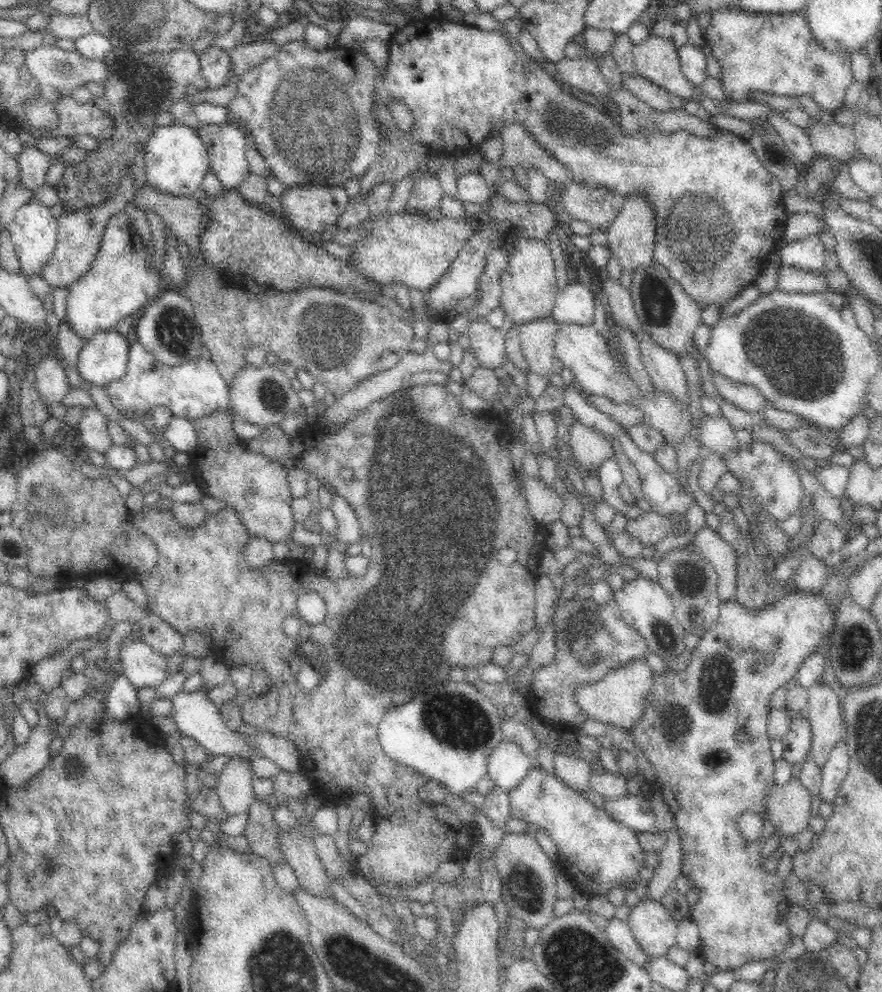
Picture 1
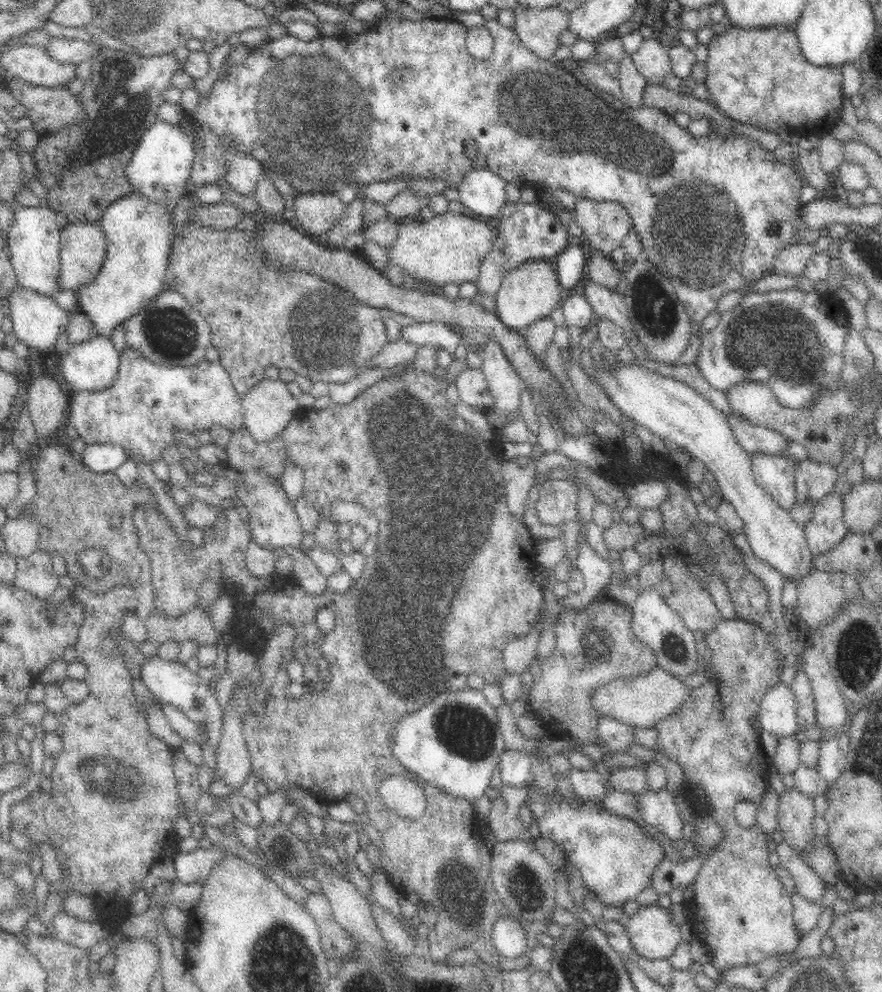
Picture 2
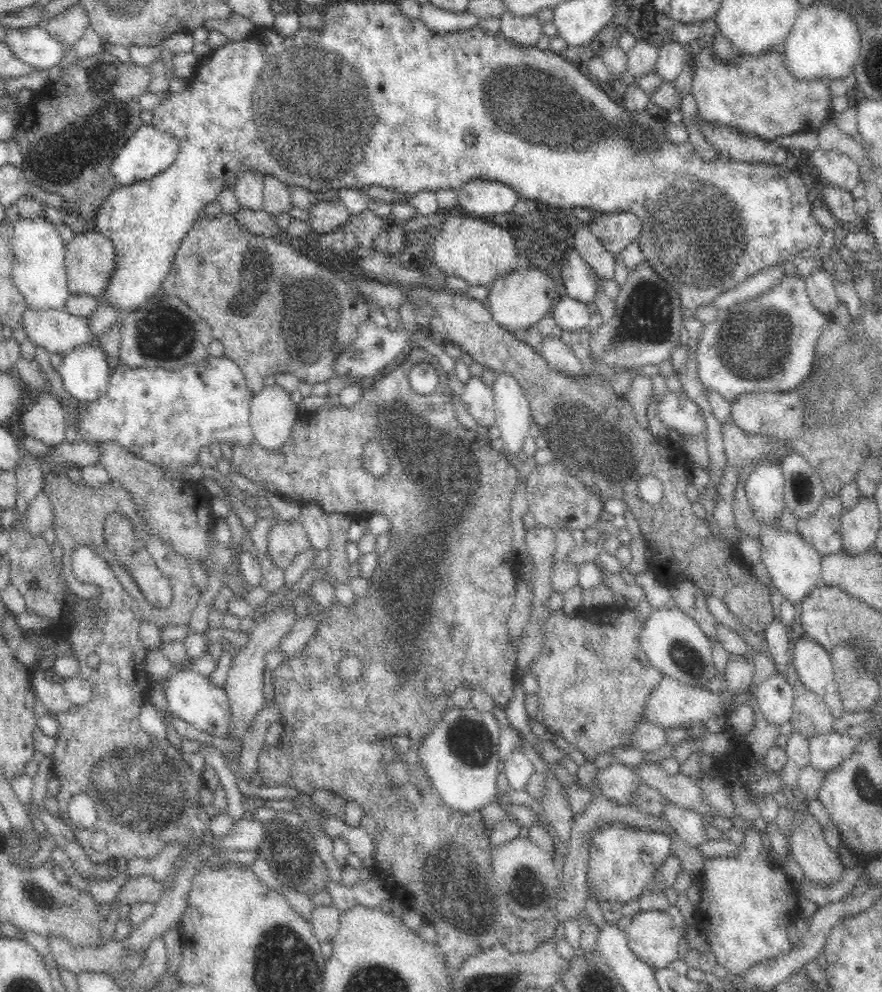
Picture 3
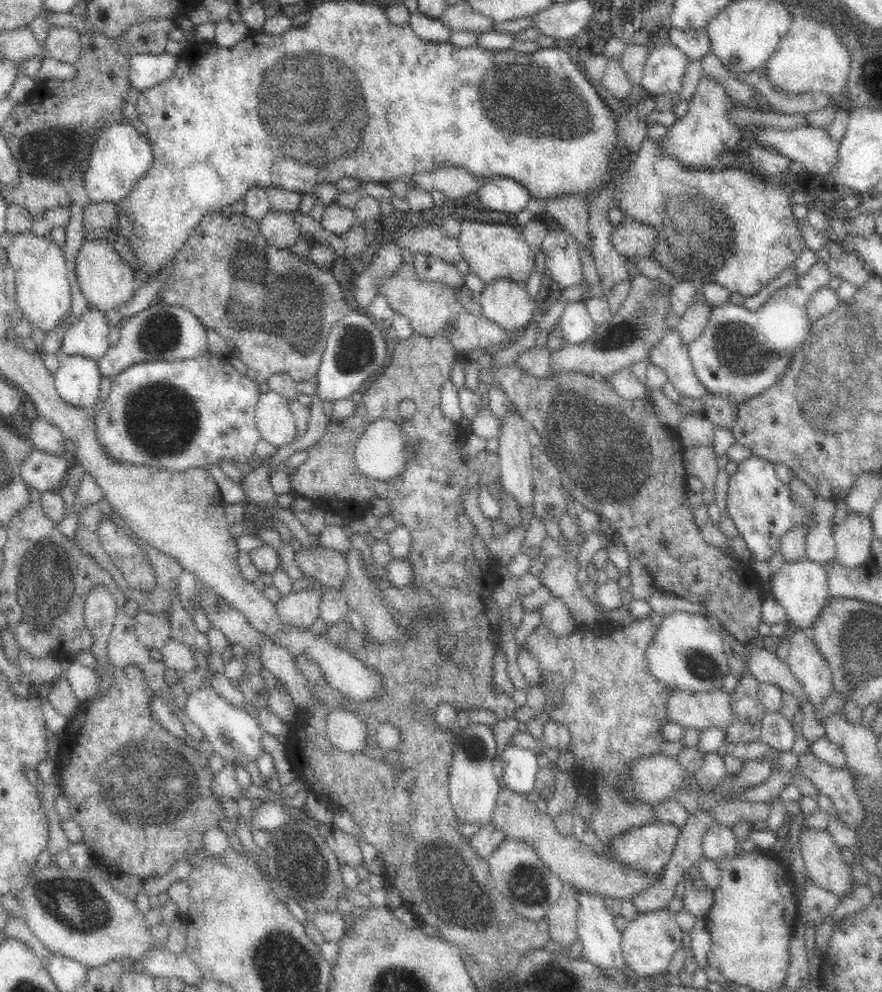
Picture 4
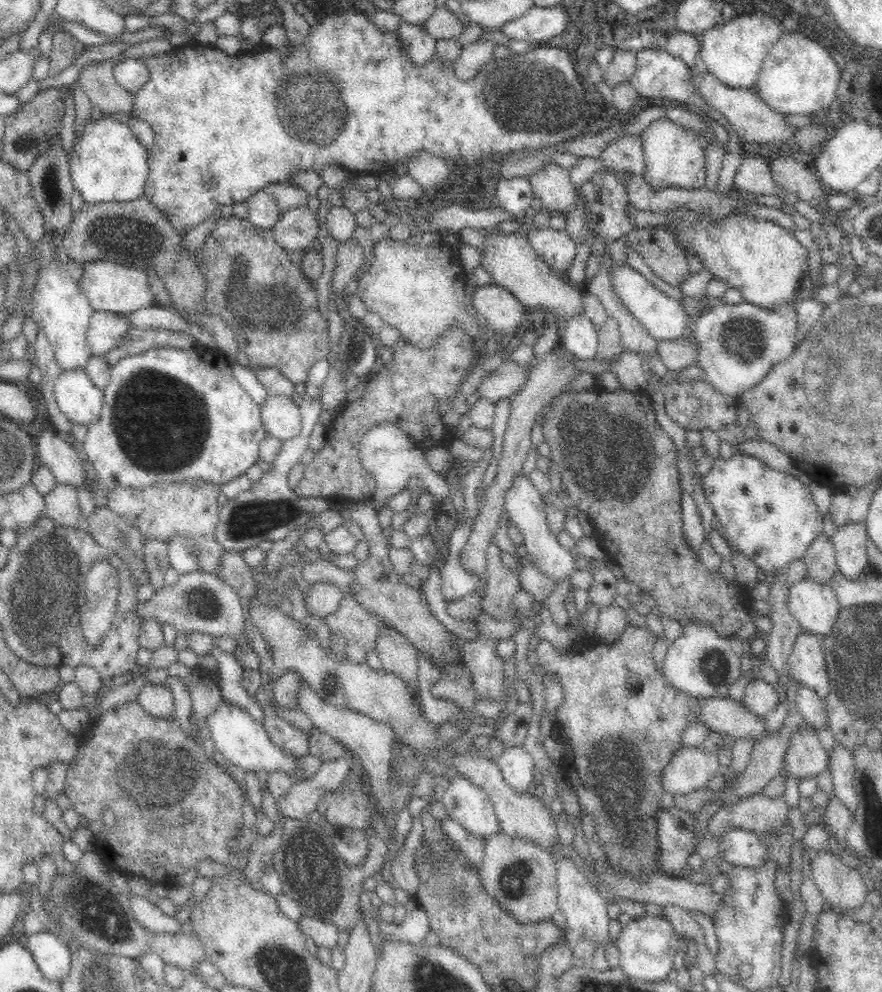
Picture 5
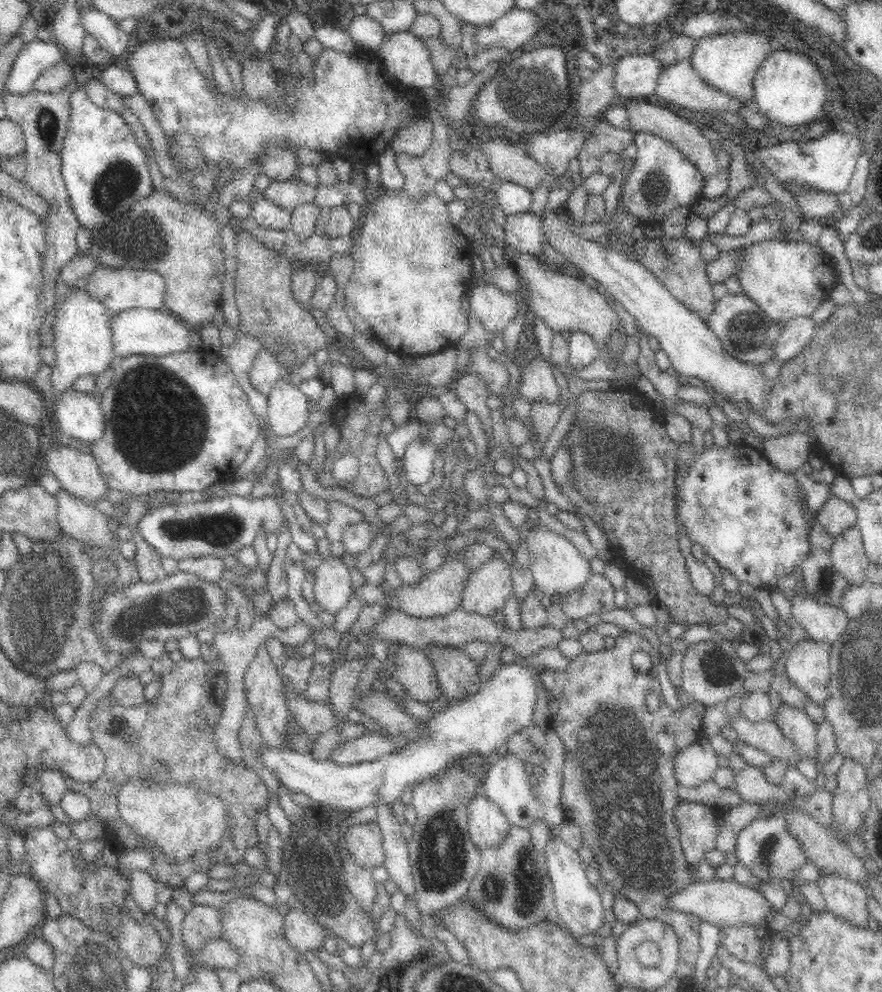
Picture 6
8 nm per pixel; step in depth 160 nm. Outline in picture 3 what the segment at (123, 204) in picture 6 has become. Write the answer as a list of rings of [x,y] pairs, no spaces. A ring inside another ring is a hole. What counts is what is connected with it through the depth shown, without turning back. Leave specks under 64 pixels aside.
[[[142,125],[139,130],[136,130],[136,134],[126,142],[126,146],[116,153],[109,171],[115,178],[115,183],[120,187],[147,181],[171,167],[180,149],[178,139],[170,133],[162,132],[153,125]]]

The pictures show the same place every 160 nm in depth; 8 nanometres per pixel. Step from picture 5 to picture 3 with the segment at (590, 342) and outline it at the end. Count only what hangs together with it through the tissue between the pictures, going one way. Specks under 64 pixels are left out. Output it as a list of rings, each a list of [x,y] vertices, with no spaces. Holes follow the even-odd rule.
[[[563,294],[560,295],[559,301],[552,314],[555,324],[564,332],[586,329],[593,313],[592,308]]]

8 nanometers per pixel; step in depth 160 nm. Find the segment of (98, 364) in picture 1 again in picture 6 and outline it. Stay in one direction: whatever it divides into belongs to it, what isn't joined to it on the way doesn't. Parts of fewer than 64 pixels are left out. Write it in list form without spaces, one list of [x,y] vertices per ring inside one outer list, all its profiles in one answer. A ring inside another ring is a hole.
[[[73,386],[64,388],[60,392],[60,396],[58,396],[54,407],[55,415],[63,432],[68,434],[70,438],[94,444],[104,434],[105,428],[103,410],[99,401],[98,397],[90,392],[76,390]]]

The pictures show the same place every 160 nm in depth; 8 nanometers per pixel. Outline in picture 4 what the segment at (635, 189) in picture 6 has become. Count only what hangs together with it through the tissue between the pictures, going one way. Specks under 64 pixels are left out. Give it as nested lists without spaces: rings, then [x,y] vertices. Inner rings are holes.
[[[704,75],[693,94],[693,99],[689,104],[689,109],[687,110],[686,115],[669,127],[668,138],[658,142],[658,145],[660,145],[660,149],[662,149],[664,153],[668,153],[670,157],[676,158],[682,164],[687,164],[687,166],[691,166],[692,168],[715,168],[717,167],[716,160],[719,153],[734,152],[738,149],[739,142],[743,137],[747,139],[750,138],[748,134],[748,126],[740,128],[736,122],[731,120],[730,115],[733,110],[743,107],[749,109],[752,108],[764,113],[771,111],[775,112],[767,102],[766,105],[768,105],[768,108],[763,106],[763,102],[755,102],[755,100],[750,100],[750,102],[737,102],[737,100],[733,100],[728,92],[726,92],[726,89],[720,82],[718,82],[718,80]]]

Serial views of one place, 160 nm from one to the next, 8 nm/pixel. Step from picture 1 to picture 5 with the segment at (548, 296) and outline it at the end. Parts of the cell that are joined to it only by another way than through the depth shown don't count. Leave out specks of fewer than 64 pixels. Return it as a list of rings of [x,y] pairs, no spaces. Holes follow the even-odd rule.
[[[490,283],[478,287],[473,295],[477,316],[491,332],[501,333],[506,339],[517,331],[526,308],[507,288]]]

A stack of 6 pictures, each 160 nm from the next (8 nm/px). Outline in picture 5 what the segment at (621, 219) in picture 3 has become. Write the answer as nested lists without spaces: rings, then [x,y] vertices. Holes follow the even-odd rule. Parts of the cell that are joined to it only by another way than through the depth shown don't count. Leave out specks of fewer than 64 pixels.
[[[648,225],[630,230],[625,236],[625,246],[637,252],[654,274],[672,286],[690,276],[688,258],[674,235],[664,226]]]

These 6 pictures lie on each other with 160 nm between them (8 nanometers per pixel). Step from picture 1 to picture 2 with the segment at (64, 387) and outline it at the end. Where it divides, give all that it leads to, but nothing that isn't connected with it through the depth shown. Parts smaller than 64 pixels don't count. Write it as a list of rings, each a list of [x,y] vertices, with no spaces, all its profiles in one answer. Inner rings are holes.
[[[42,373],[27,390],[26,402],[38,438],[53,436],[68,413],[68,394],[56,377]]]

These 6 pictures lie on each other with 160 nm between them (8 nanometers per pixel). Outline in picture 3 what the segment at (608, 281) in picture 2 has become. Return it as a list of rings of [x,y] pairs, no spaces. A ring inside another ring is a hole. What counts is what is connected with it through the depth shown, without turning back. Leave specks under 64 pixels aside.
[[[580,223],[576,232],[568,235],[578,255],[586,261],[599,280],[614,280],[614,257],[592,234],[587,223]]]

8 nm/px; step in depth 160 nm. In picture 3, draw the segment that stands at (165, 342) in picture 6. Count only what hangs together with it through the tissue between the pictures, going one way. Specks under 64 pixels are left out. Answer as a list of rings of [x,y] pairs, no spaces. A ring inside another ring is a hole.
[[[26,306],[21,326],[26,333],[26,339],[30,340],[35,348],[43,348],[49,354],[65,354],[74,346],[96,341],[88,333],[86,317],[69,314],[64,309],[36,310]]]

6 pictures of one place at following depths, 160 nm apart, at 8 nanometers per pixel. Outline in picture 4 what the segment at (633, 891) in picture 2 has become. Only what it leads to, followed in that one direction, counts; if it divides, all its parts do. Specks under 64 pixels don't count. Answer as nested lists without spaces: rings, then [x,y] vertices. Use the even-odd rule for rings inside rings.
[[[650,823],[641,827],[630,829],[618,836],[614,836],[608,844],[605,845],[605,852],[622,867],[636,871],[644,877],[660,876],[663,871],[664,864],[670,860],[672,850],[676,846],[679,836],[678,827],[666,823]]]

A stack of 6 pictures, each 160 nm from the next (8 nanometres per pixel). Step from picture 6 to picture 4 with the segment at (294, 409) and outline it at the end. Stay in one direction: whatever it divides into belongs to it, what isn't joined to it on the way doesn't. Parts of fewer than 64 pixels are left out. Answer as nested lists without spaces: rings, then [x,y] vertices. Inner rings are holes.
[[[268,389],[256,403],[255,423],[260,438],[276,448],[294,440],[296,425],[288,401],[279,392]]]

